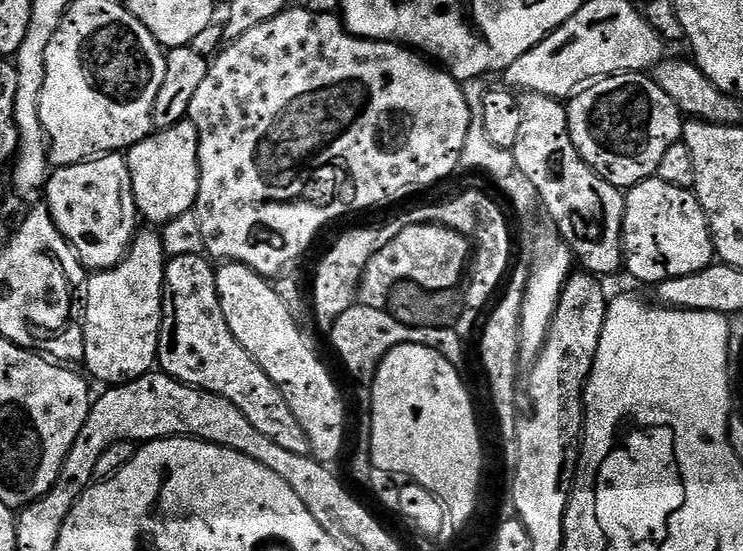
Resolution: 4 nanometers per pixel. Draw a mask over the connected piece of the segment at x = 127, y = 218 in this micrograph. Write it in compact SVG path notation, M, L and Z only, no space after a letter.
M109 152L95 158L83 160L80 164L71 164L65 168L56 168L49 175L46 185L48 215L58 226L58 230L68 239L76 252L80 263L88 270L112 268L122 262L132 245L132 237L138 231L138 213L136 199L132 193L132 179L128 169L128 161L120 152Z

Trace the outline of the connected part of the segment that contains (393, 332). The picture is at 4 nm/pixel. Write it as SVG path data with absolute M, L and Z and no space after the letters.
M359 302L352 305L350 310L346 310L346 314L342 314L342 318L338 318L338 322L334 322L334 326L330 330L332 336L332 348L340 355L340 360L344 363L344 368L356 380L371 381L375 376L378 366L386 358L386 354L390 354L392 348L397 348L403 344L413 344L414 346L426 346L430 350L434 350L438 354L442 354L442 358L446 358L446 362L450 362L458 369L467 369L468 352L464 349L466 344L465 337L457 334L455 328L431 328L430 326L406 326L406 322L398 322L398 318L394 318L384 308L375 308L374 306L366 306Z

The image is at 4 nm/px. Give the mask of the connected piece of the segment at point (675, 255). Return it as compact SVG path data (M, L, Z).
M658 178L643 180L627 189L624 198L623 267L636 280L655 286L663 280L698 274L714 262L708 214L695 191L670 186Z

